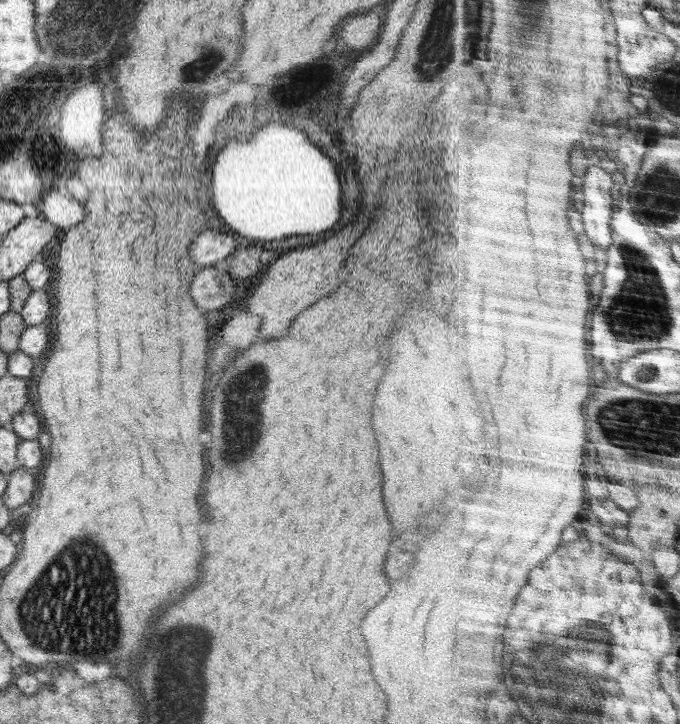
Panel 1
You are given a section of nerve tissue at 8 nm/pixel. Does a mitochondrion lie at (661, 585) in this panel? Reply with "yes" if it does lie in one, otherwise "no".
no

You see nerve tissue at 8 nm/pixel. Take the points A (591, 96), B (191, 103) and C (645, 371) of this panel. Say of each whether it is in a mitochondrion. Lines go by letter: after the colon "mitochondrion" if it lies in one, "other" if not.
A: other
B: other
C: mitochondrion

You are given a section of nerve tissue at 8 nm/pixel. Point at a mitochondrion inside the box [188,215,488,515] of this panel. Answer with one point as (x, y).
(239, 432)

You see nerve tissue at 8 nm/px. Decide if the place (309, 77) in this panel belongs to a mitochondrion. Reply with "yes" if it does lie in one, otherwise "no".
no

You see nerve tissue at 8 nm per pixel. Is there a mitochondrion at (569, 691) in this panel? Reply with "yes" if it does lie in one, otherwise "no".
yes

